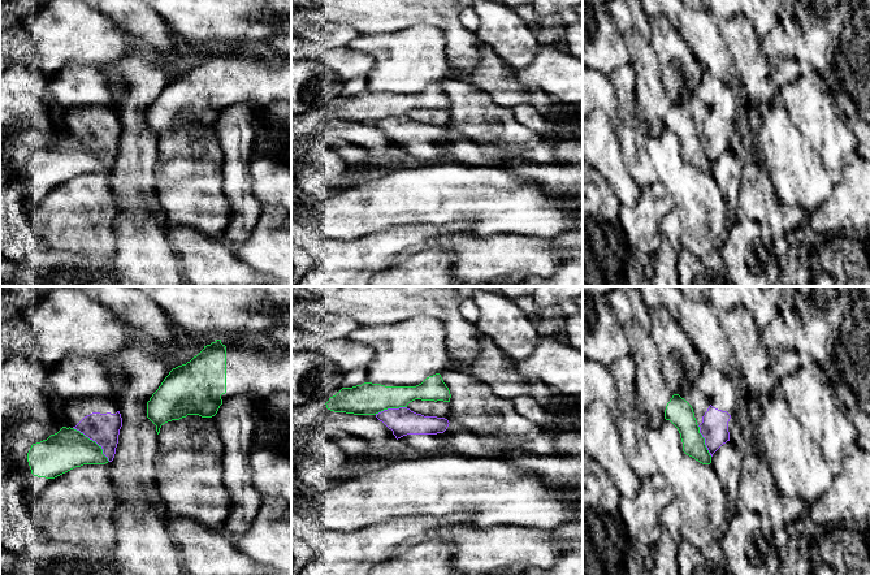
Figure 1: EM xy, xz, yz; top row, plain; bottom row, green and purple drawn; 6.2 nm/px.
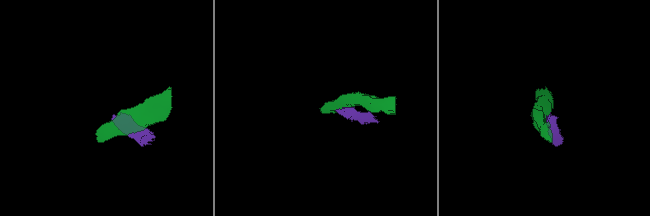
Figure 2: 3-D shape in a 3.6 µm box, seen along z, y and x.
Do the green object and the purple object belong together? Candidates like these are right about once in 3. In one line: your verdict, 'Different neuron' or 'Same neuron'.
Different neuron

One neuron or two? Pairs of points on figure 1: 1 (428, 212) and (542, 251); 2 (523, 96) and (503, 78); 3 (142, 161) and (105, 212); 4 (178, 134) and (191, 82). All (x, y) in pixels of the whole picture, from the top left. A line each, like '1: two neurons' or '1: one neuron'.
1: two neurons
2: one neuron
3: two neurons
4: two neurons

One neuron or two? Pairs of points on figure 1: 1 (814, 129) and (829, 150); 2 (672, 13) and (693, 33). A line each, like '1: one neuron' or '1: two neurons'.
1: one neuron
2: one neuron

